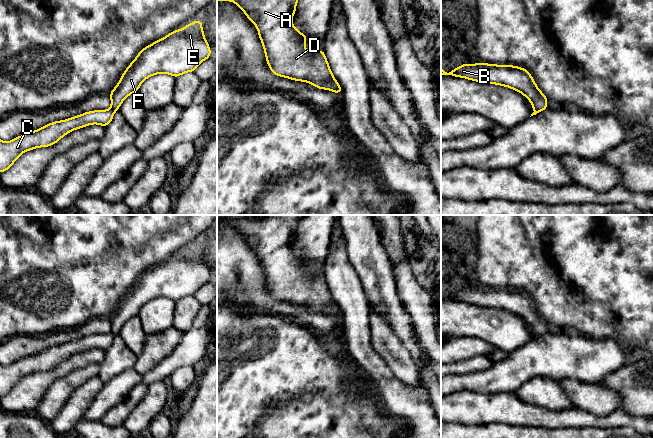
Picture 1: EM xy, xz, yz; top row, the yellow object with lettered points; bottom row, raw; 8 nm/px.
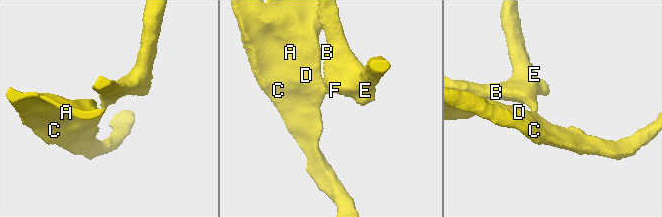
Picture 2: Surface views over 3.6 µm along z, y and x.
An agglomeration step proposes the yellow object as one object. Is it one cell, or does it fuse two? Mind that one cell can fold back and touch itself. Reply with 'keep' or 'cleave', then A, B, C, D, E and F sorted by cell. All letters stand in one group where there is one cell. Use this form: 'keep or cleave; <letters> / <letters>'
cleave; A C D / B E F

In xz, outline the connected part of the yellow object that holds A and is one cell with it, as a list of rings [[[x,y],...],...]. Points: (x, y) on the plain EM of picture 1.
[[[217,215],[217,225],[233,225],[255,248],[262,266],[266,285],[273,298],[296,305],[308,306],[319,313],[336,317],[339,308],[334,302],[325,275],[308,275],[304,269],[307,260],[292,248],[299,221],[304,215],[267,215],[251,219],[245,215]]]

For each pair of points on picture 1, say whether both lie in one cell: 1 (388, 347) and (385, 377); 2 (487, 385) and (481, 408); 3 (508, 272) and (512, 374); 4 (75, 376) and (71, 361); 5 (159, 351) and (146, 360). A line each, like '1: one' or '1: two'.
1: two
2: two
3: two
4: two
5: one

